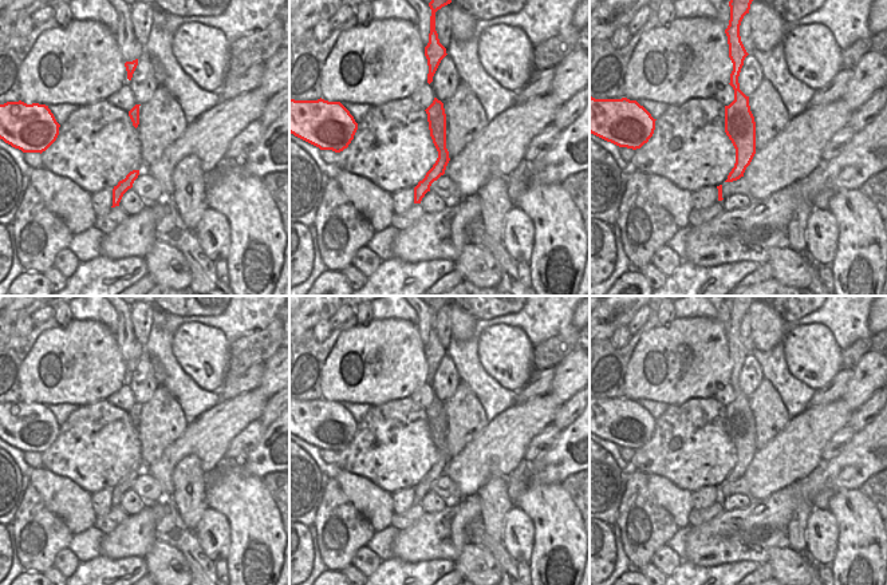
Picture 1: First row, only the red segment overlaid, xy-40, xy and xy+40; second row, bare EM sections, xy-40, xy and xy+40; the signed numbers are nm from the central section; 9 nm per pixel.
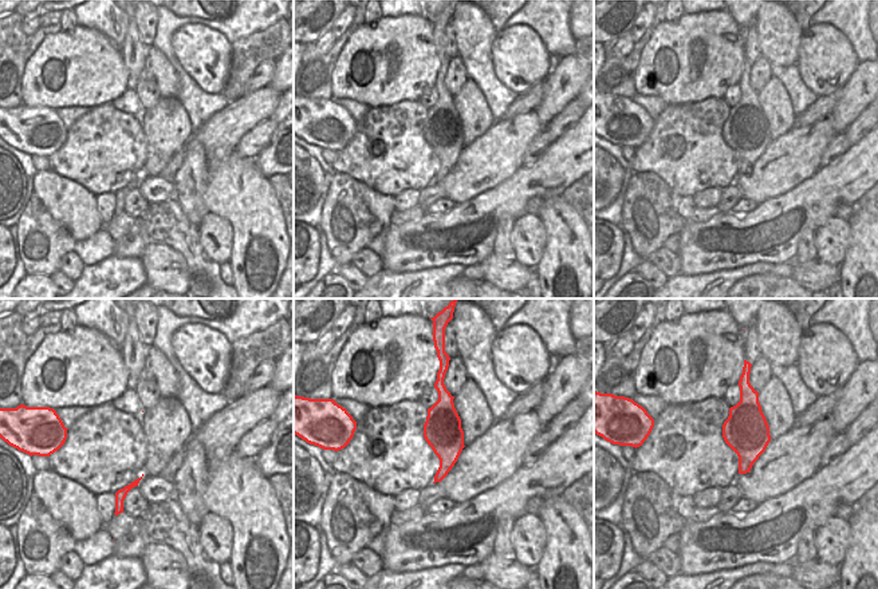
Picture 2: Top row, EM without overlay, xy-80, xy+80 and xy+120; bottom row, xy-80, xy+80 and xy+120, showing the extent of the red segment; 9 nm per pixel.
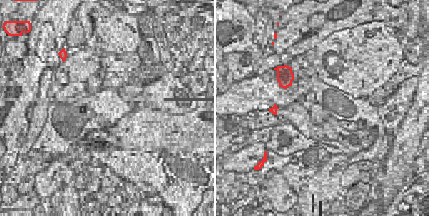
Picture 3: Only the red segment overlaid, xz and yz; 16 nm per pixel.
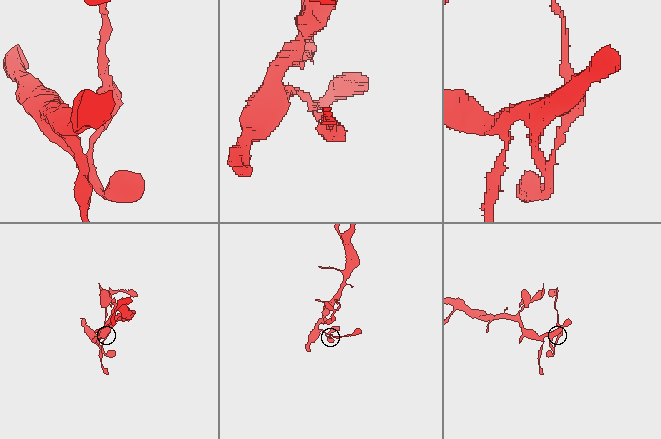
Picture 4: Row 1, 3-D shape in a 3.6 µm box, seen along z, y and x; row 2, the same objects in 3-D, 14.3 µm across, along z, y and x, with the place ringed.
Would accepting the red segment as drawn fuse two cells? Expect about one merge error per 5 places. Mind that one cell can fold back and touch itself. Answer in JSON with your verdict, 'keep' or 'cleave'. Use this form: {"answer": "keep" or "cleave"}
{"answer": "cleave"}

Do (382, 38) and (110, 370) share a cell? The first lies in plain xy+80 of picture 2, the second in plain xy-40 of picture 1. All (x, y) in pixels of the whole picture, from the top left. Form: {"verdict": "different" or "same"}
{"verdict": "same"}

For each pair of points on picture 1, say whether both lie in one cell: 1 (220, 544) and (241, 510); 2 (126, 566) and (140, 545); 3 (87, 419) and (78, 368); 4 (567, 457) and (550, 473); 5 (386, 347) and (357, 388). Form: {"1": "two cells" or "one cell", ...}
{"1": "two cells", "2": "two cells", "3": "two cells", "4": "one cell", "5": "one cell"}

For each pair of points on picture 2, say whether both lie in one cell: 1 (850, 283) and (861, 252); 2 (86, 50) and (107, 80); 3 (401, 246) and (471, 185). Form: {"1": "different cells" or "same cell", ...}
{"1": "same cell", "2": "same cell", "3": "different cells"}

